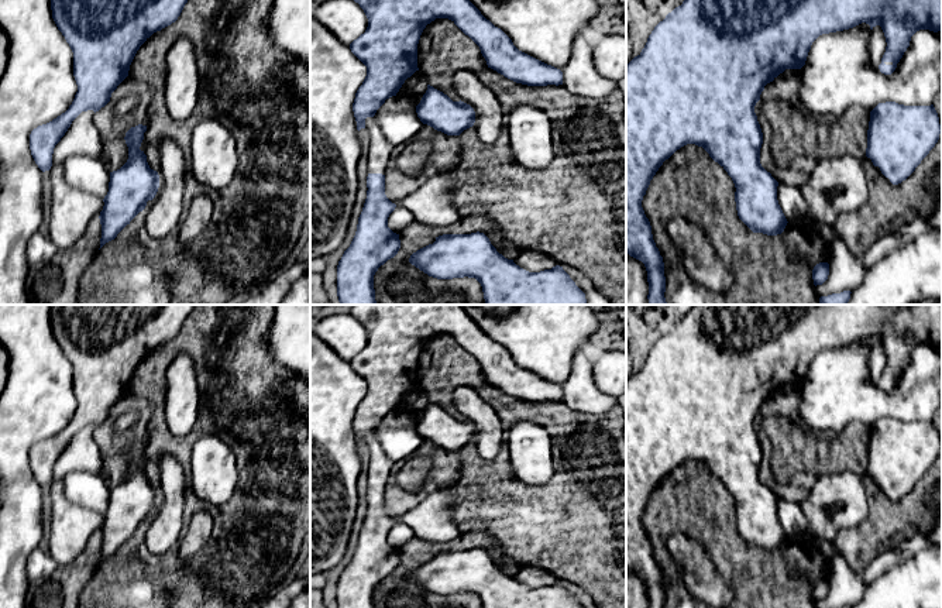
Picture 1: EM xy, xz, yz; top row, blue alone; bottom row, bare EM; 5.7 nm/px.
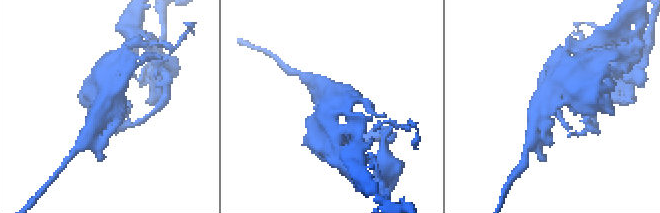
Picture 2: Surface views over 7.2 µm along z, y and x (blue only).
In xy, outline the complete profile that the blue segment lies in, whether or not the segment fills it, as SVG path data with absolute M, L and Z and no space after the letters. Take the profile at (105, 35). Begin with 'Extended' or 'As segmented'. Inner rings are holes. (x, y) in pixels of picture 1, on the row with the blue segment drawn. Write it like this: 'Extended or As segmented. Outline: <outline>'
As segmented. Outline: M51 0L52 18L73 52L78 92L69 109L30 134L31 155L45 172L55 145L82 113L104 107L128 76L140 47L181 16L188 0Z

